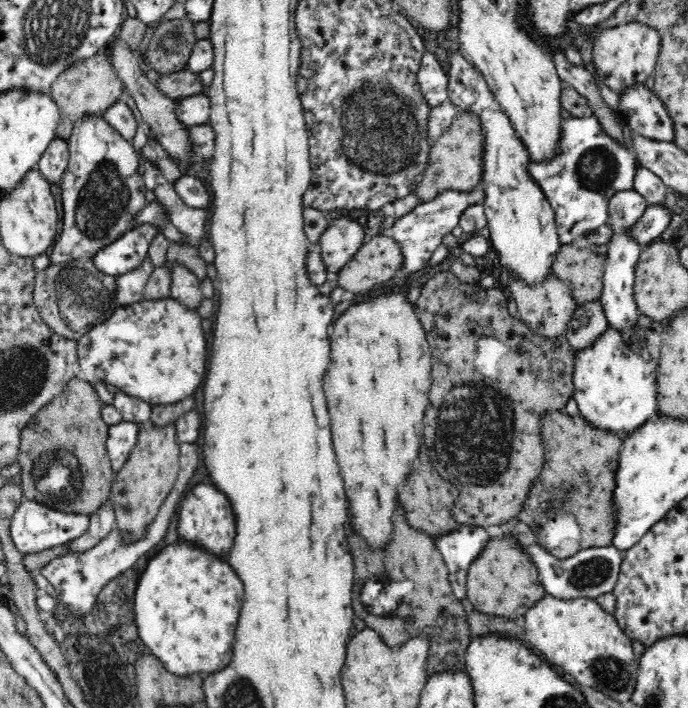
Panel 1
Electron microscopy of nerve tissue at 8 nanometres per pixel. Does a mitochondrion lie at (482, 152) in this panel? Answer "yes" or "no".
no

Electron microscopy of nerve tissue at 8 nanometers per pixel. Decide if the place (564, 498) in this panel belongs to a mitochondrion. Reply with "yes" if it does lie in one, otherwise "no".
yes

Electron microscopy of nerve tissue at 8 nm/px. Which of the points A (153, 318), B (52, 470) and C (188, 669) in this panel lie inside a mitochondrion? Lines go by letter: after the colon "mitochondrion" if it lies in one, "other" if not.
A: other
B: mitochondrion
C: other

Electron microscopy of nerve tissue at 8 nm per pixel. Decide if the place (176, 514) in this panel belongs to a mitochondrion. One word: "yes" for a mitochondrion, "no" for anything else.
no

